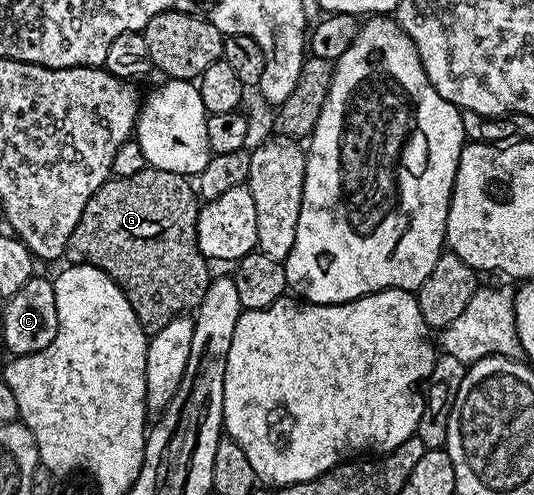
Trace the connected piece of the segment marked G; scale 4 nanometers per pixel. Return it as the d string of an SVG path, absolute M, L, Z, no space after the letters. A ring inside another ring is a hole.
M147 166L138 174L110 178L86 202L86 210L82 210L82 218L74 226L74 234L70 234L64 251L68 258L77 252L81 261L105 272L124 291L138 322L149 334L162 330L175 316L195 309L210 286L209 261L196 245L196 220L200 216L198 192L188 184L191 183L187 176Z

